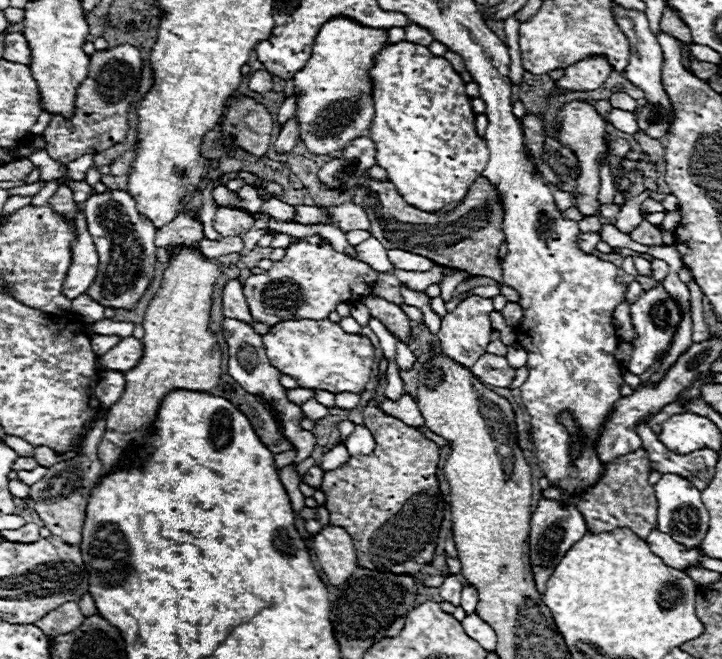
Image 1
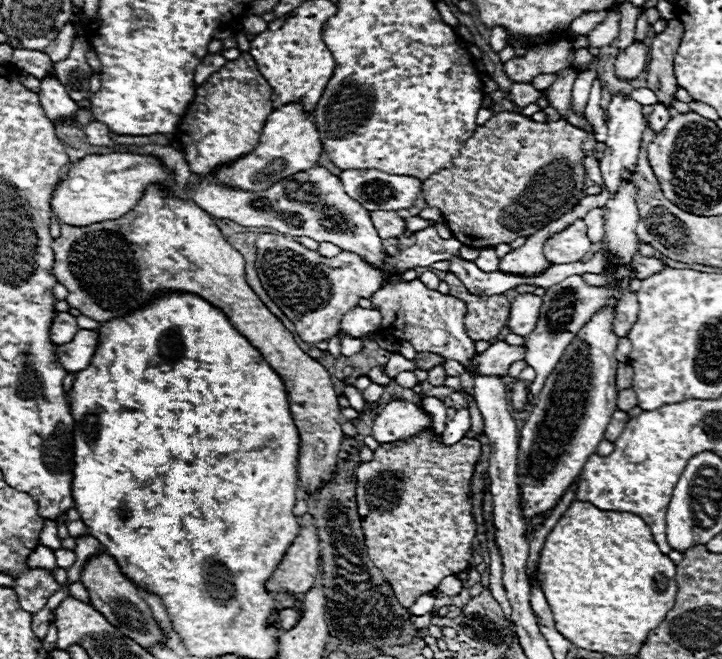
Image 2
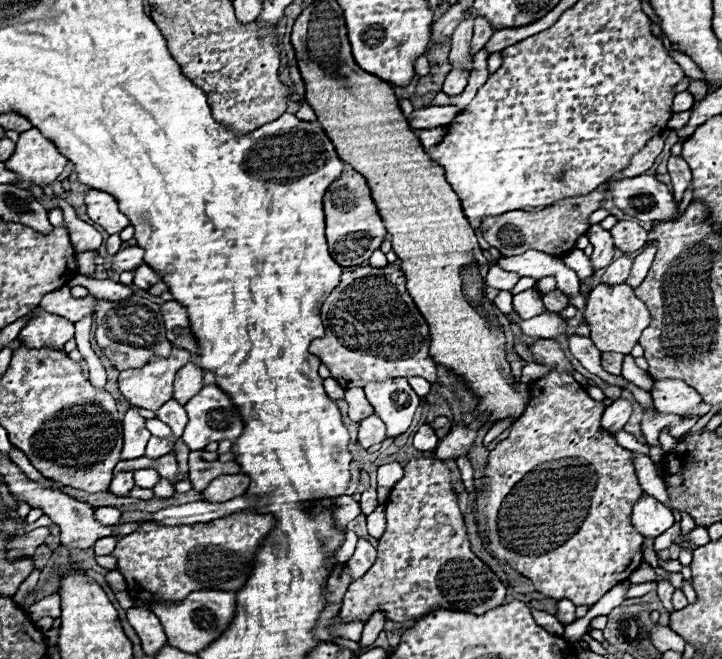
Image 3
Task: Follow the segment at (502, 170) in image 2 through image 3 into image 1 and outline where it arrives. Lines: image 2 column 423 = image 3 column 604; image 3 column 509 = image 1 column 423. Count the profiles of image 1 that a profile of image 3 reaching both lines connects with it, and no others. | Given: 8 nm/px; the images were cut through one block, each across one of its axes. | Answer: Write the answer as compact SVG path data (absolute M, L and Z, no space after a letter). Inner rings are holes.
M368 176L362 178L362 182L354 188L352 196L352 202L360 204L360 208L368 212L370 234L386 250L400 248L406 252L414 252L446 268L466 270L472 276L490 276L498 284L502 284L502 270L496 256L498 246L504 242L504 232L500 228L504 210L496 198L496 190L484 176L478 176L464 200L450 212L430 214L406 204L404 198L396 192L396 188L388 180L376 182Z

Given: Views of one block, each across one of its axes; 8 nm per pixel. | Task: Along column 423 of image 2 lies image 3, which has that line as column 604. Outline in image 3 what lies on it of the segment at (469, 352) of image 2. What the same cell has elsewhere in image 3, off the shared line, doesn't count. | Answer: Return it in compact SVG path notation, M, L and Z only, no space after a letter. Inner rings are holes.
M598 284L586 298L586 322L590 328L590 338L600 352L620 352L630 354L632 346L638 342L642 330L650 324L650 314L642 300L636 298L634 288L628 284Z

